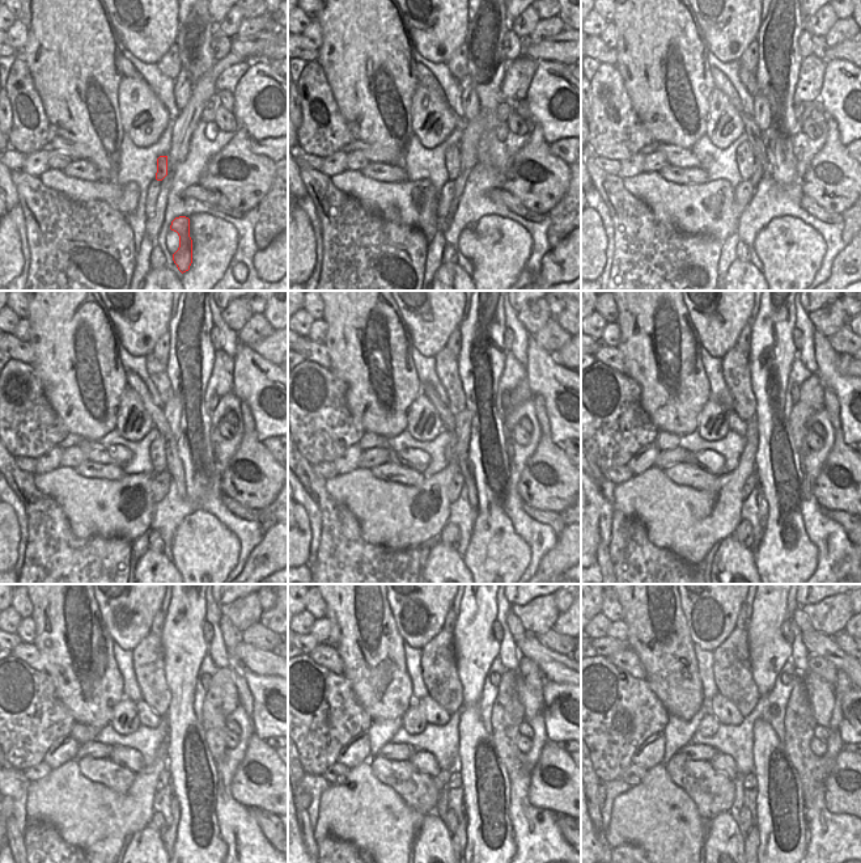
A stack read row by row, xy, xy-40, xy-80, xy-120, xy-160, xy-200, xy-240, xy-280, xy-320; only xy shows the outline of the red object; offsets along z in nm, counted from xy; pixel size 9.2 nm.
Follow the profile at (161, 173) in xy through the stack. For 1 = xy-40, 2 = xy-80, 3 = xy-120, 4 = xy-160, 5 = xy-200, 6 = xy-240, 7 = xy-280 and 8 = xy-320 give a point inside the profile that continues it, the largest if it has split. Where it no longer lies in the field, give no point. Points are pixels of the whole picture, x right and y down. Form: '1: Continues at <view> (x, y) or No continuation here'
1: Continues at xy-40 (452, 156)
2: Continues at xy-80 (745, 157)
3: Continues at xy-120 (158, 445)
4: Continues at xy-160 (450, 448)
5: Continues at xy-200 (736, 424)
6: Continues at xy-240 (148, 716)
7: Continues at xy-280 (435, 714)
8: Continues at xy-320 (721, 707).

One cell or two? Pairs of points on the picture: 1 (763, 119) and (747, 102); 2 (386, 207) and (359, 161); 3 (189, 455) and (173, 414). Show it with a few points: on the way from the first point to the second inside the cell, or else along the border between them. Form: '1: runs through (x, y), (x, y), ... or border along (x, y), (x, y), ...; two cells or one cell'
1: border along (754, 97), (754, 111), (751, 115); two cells
2: border along (347, 169), (359, 170); two cells
3: border along (178, 400), (181, 418), (177, 456), (181, 460); two cells

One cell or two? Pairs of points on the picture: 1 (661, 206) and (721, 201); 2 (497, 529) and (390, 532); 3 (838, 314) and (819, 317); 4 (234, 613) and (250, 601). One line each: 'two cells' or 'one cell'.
1: one cell
2: two cells
3: one cell
4: one cell

